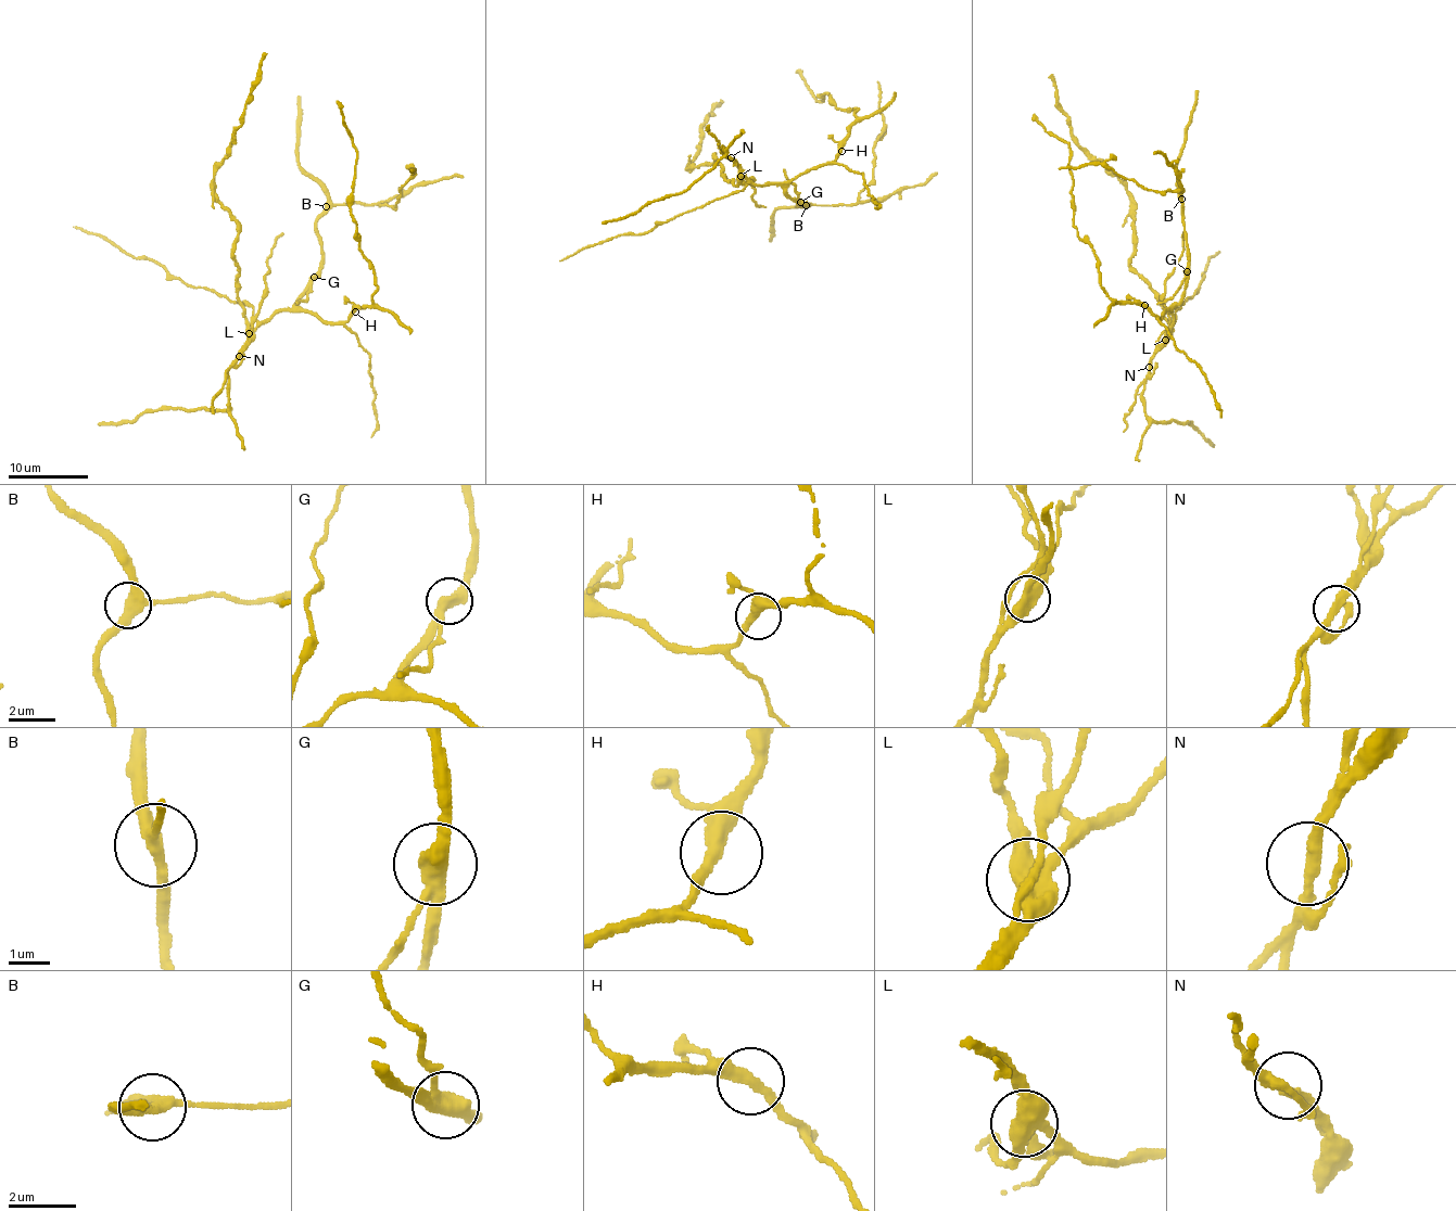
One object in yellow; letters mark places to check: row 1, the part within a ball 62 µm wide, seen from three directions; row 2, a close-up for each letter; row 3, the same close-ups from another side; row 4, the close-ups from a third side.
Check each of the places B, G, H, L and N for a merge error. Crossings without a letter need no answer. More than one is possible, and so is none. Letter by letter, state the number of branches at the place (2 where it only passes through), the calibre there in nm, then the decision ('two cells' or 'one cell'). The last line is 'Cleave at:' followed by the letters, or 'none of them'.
B: 3 branches meet; 320 nm thick; one cell
G: 2 branches meet; 480 nm thick; two cells
H: 2 branches meet; 360 nm thick; one cell
L: 3 branches meet; 480 nm thick; two cells
N: 2 branches meet; 320 nm thick; two cells
Cleave at: G, L, N

